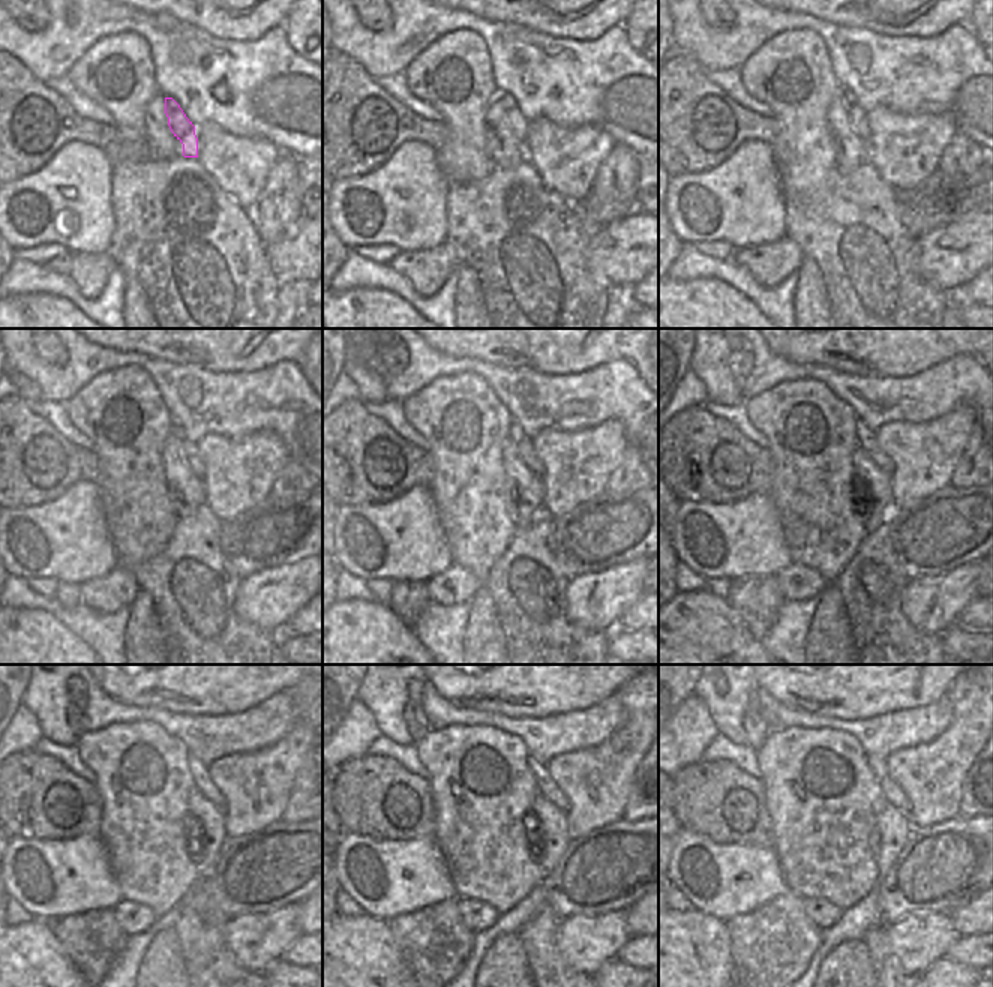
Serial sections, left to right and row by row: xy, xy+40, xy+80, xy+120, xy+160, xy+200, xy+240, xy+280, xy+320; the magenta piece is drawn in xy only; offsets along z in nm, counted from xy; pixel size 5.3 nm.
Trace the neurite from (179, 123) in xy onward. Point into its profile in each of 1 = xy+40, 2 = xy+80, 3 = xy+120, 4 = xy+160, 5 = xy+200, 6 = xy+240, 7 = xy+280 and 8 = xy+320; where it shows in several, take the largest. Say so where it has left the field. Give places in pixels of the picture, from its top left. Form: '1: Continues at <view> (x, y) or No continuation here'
1: Continues at xy+40 (518, 123)
2: Continues at xy+80 (857, 117)
3: Continues at xy+120 (189, 450)
4: Continues at xy+160 (525, 449)
5: Continues at xy+200 (867, 438)
6: Continues at xy+240 (200, 774)
7: Continues at xy+280 (546, 788)
8: Continues at xy+320 (890, 791)

